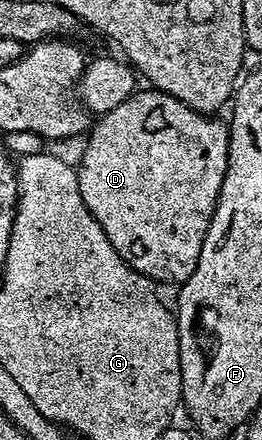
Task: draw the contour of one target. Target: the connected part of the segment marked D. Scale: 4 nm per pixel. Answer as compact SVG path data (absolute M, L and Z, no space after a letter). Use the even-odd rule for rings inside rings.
M137 90L92 125L77 168L79 194L127 264L154 282L180 286L195 270L227 174L229 125L188 108L171 94Z

